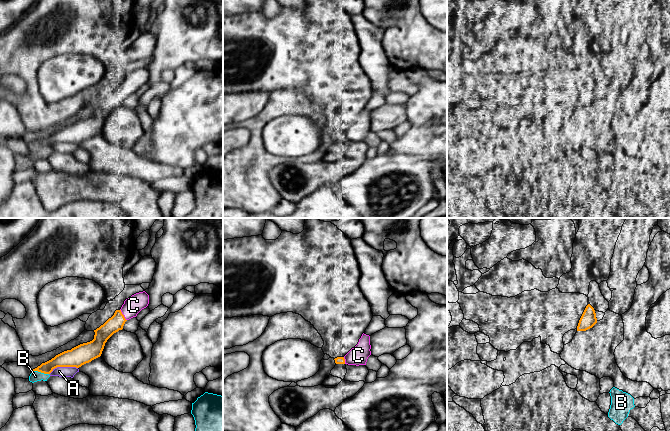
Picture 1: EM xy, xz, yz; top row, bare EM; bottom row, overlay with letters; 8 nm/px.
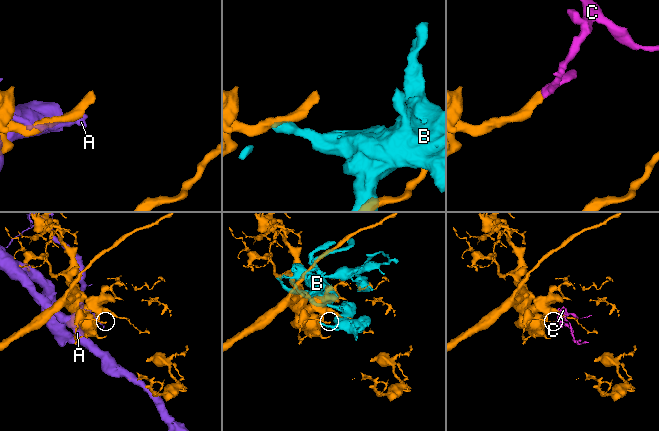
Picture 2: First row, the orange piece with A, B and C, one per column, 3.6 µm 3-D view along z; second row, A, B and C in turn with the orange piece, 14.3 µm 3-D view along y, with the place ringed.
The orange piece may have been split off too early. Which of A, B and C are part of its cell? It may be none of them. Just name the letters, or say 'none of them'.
C

